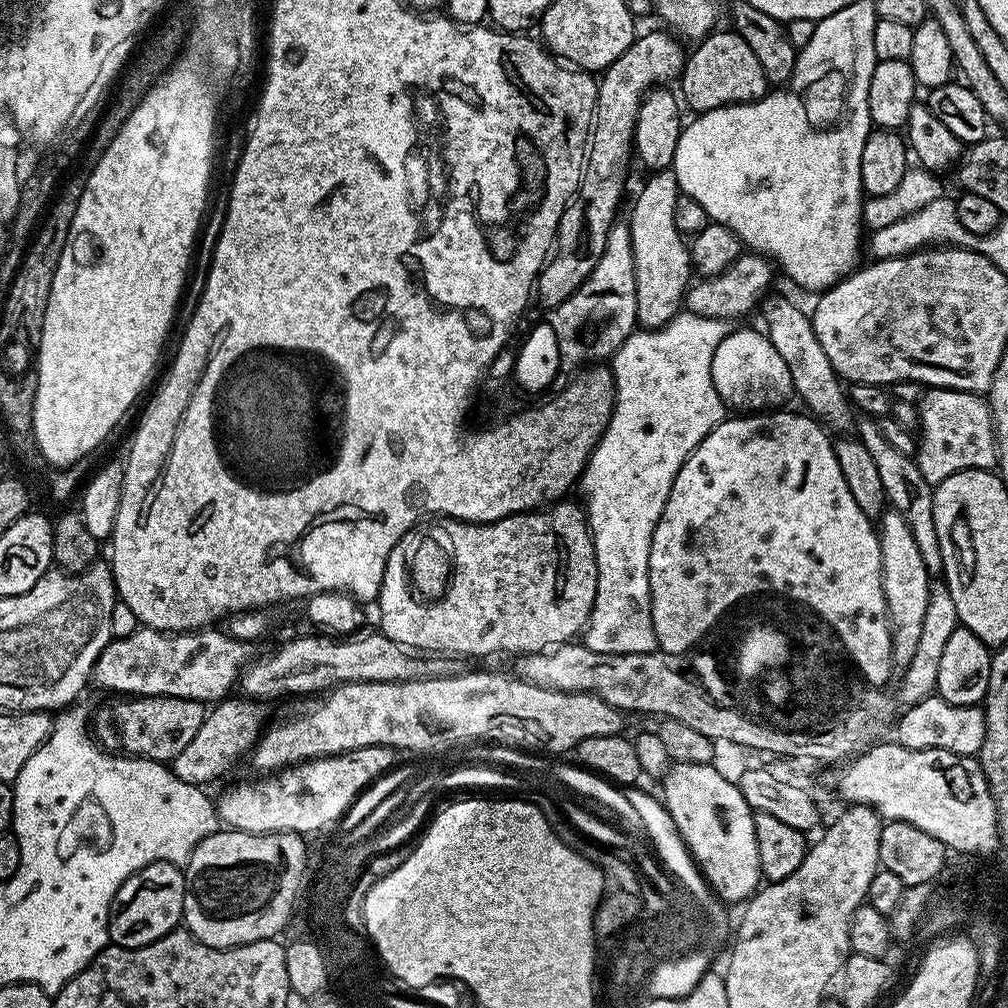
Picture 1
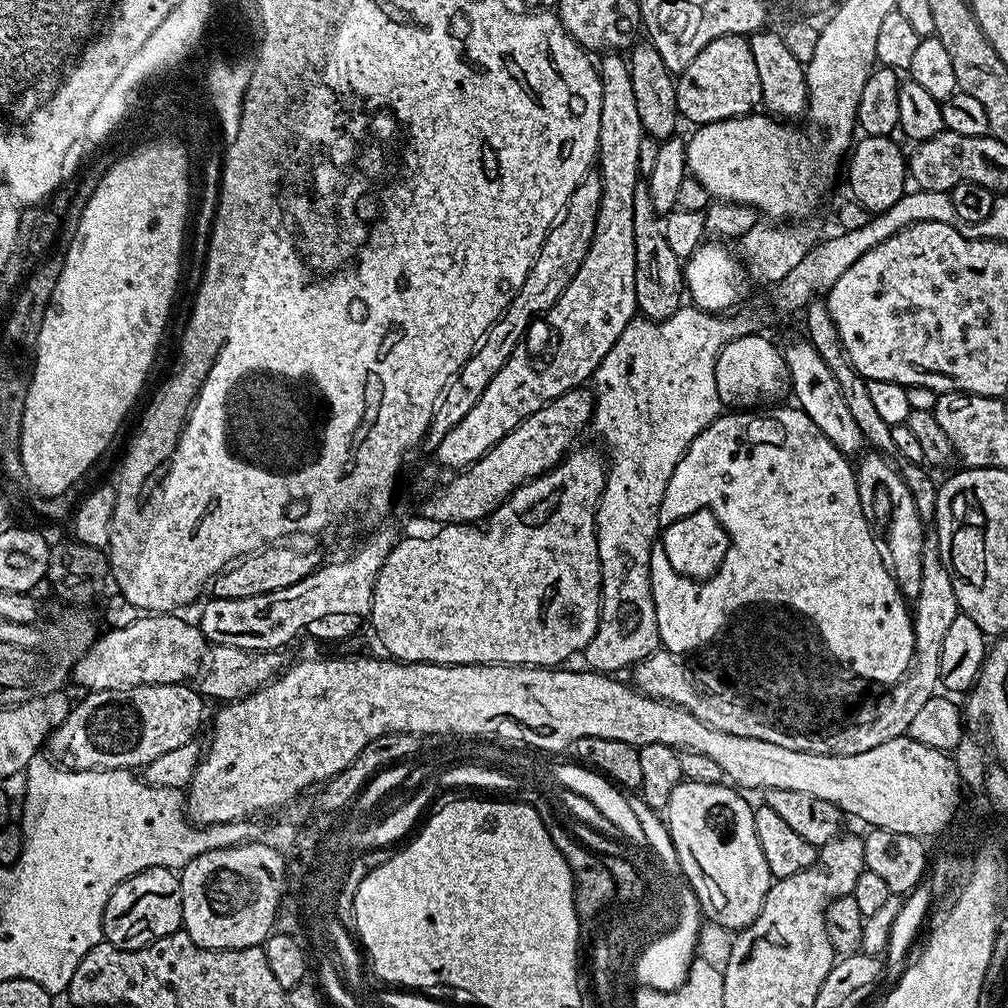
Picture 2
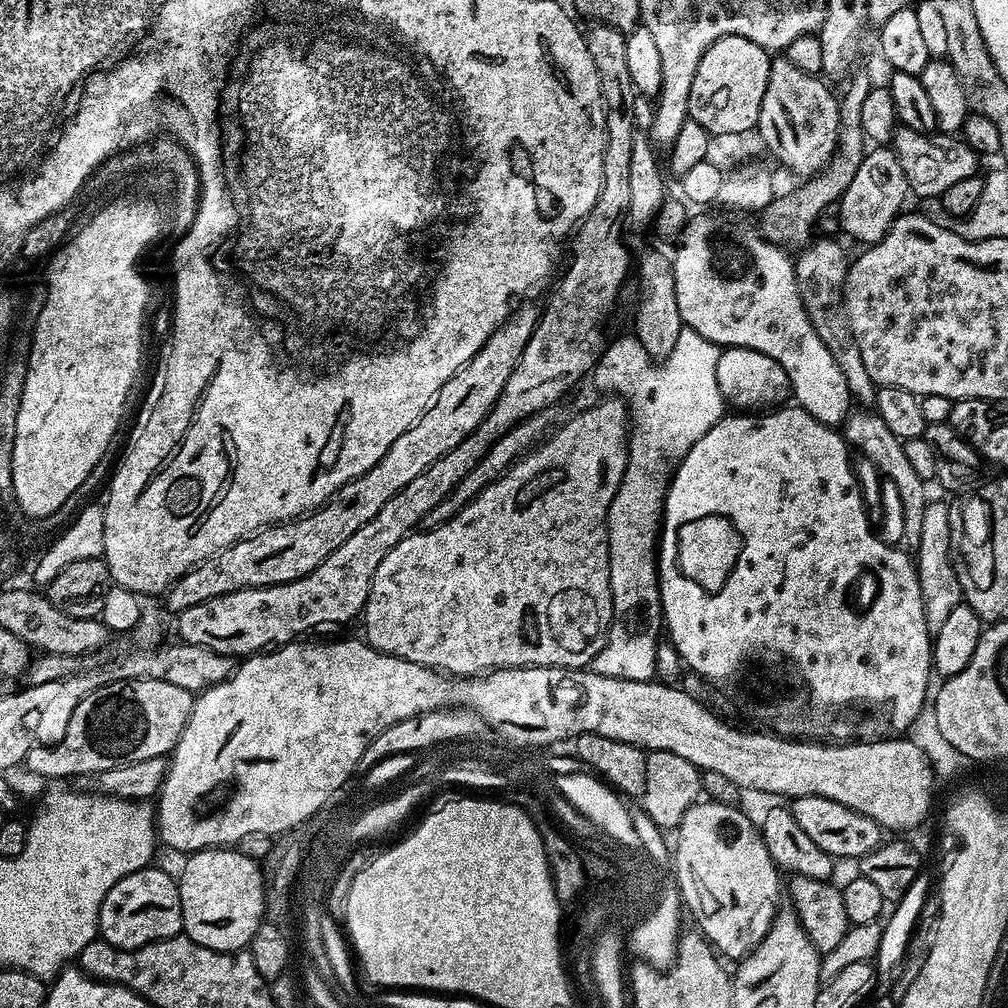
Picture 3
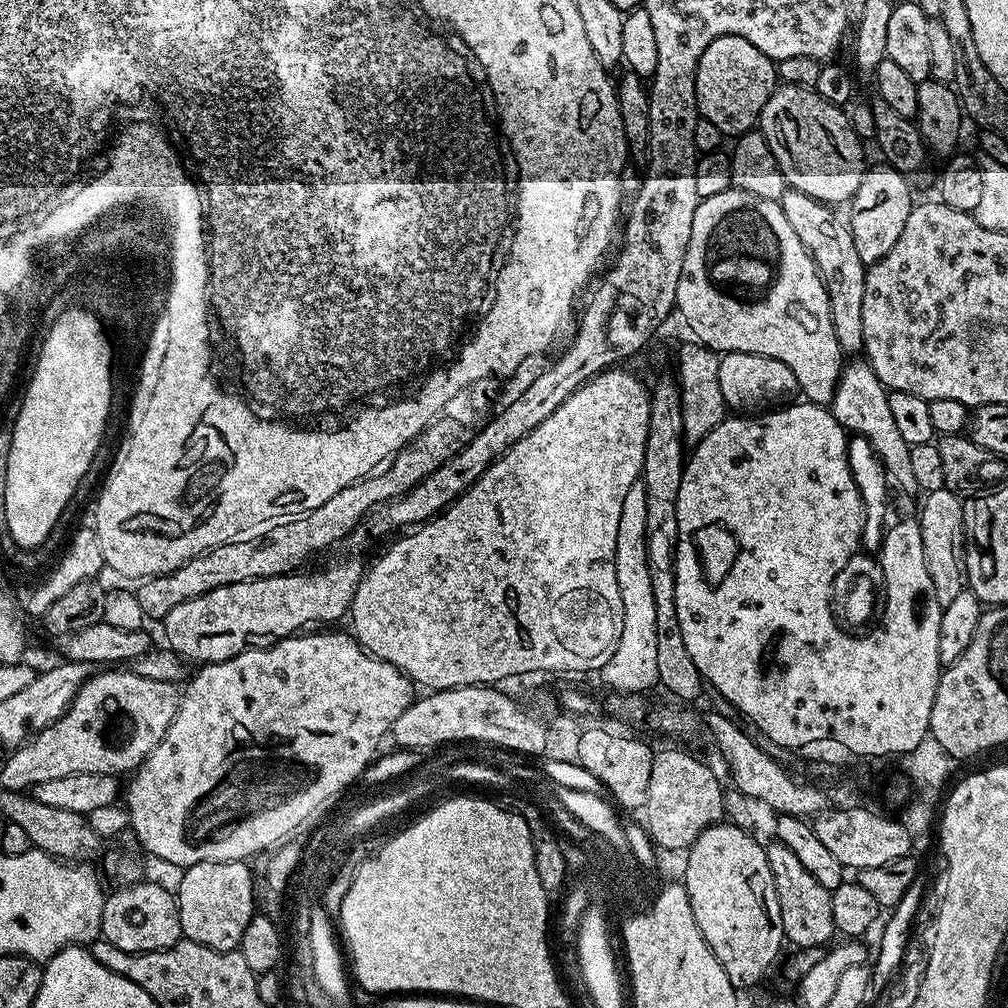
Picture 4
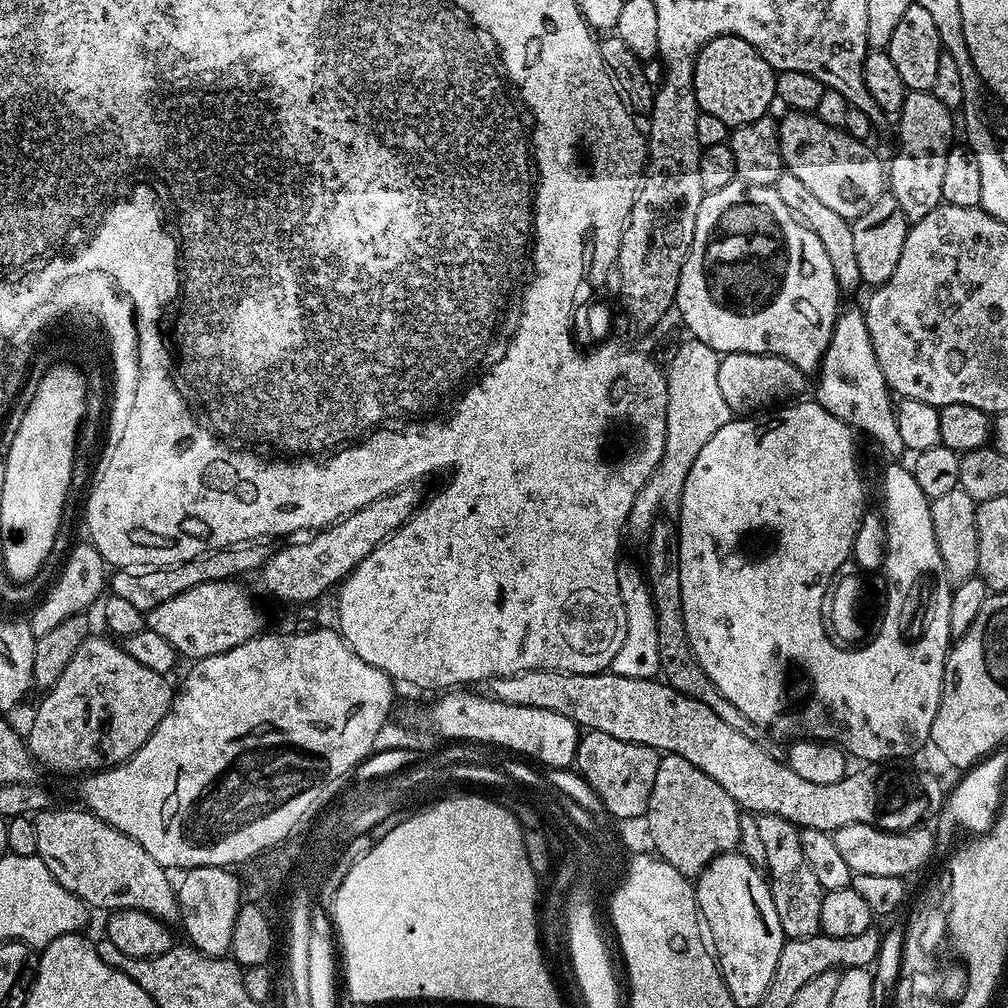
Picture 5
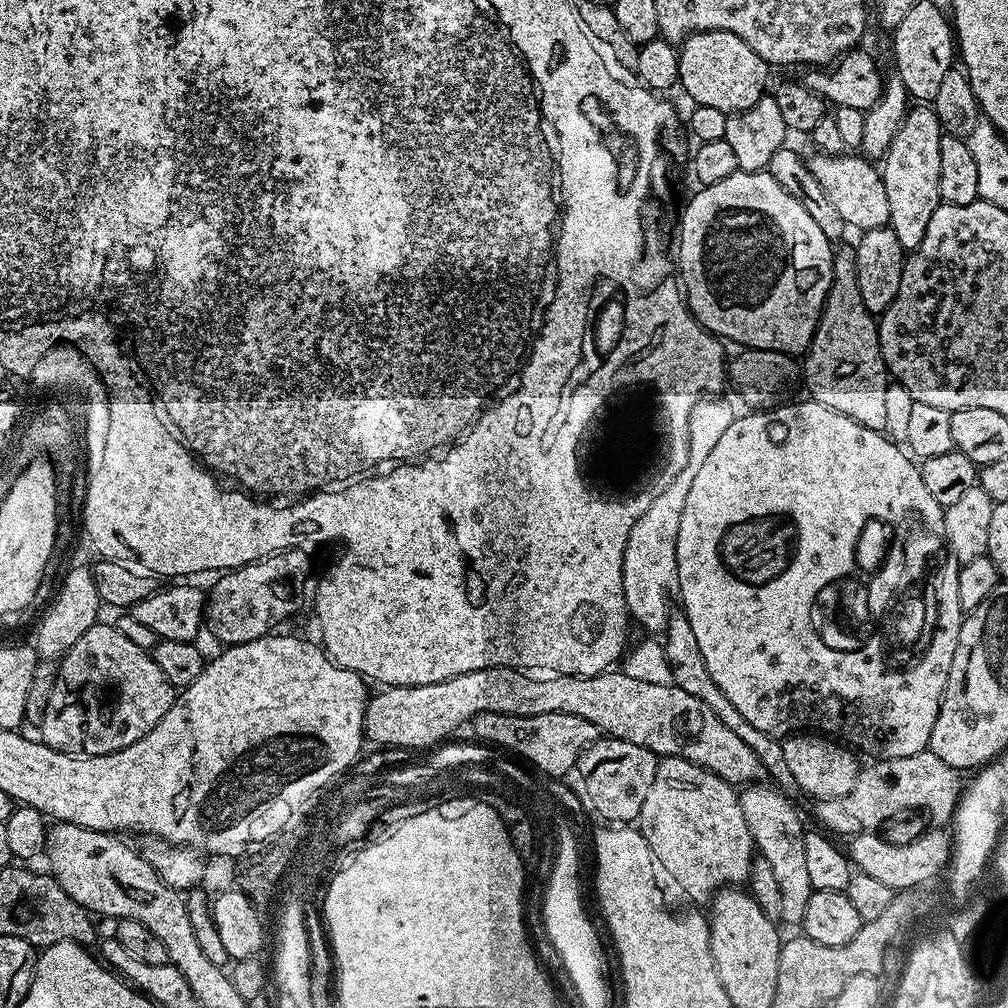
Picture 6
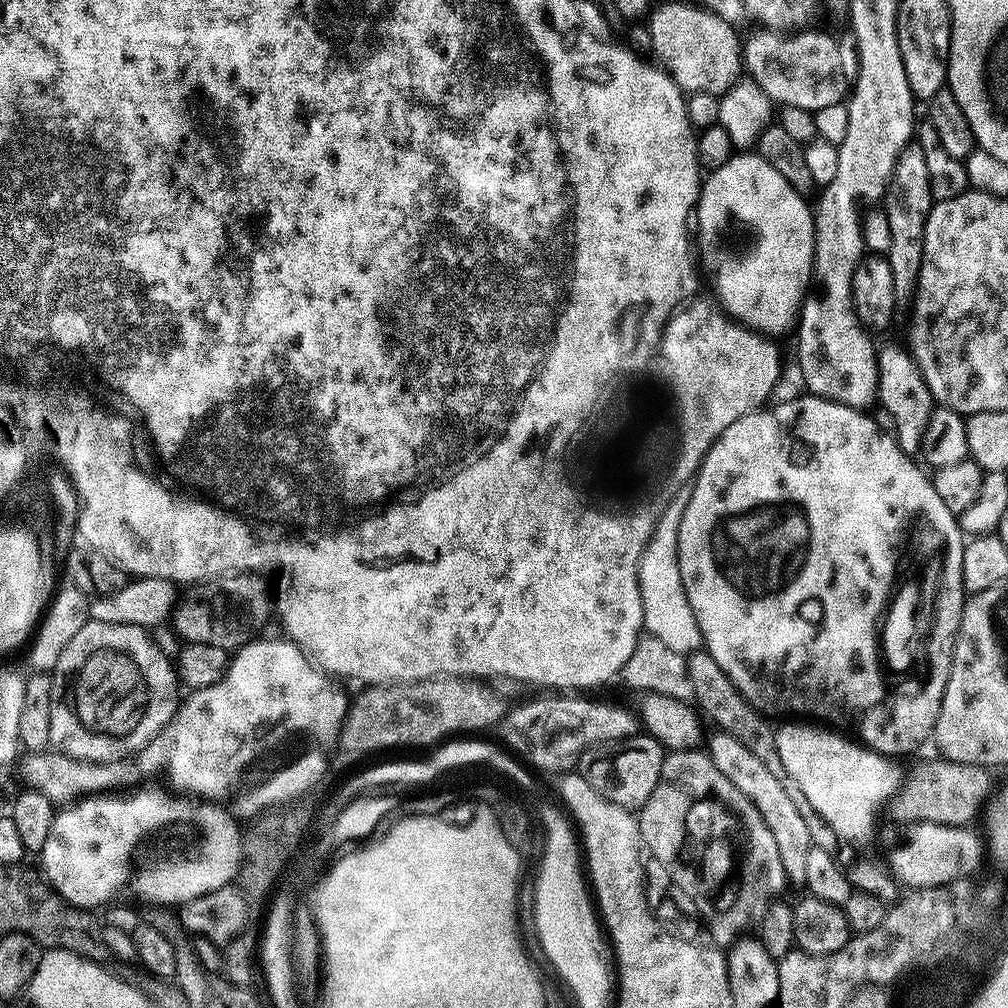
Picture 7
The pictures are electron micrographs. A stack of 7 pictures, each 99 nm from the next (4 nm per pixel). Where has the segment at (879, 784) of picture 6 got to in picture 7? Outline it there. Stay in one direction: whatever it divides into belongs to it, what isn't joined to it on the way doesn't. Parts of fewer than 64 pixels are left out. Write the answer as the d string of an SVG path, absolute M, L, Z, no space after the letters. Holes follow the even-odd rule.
M936 758L933 764L922 764L914 769L912 774L909 780L907 777L907 783L903 785L903 788L890 801L892 816L896 820L914 820L913 822L923 822L926 824L940 823L956 827L971 825L973 823L972 819L975 816L977 819L984 812L985 805L994 792L994 784L992 786L993 773L989 769L977 764Z

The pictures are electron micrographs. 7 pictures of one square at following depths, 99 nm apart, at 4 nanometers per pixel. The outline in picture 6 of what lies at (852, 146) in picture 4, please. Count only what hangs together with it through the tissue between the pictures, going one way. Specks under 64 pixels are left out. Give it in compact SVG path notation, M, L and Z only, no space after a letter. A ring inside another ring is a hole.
M860 154L843 156L813 155L810 160L812 173L822 182L828 191L830 202L834 202L834 210L842 214L845 225L849 229L860 228L861 233L887 225L890 218L890 202L886 202L886 186L883 175L878 171L871 159Z

